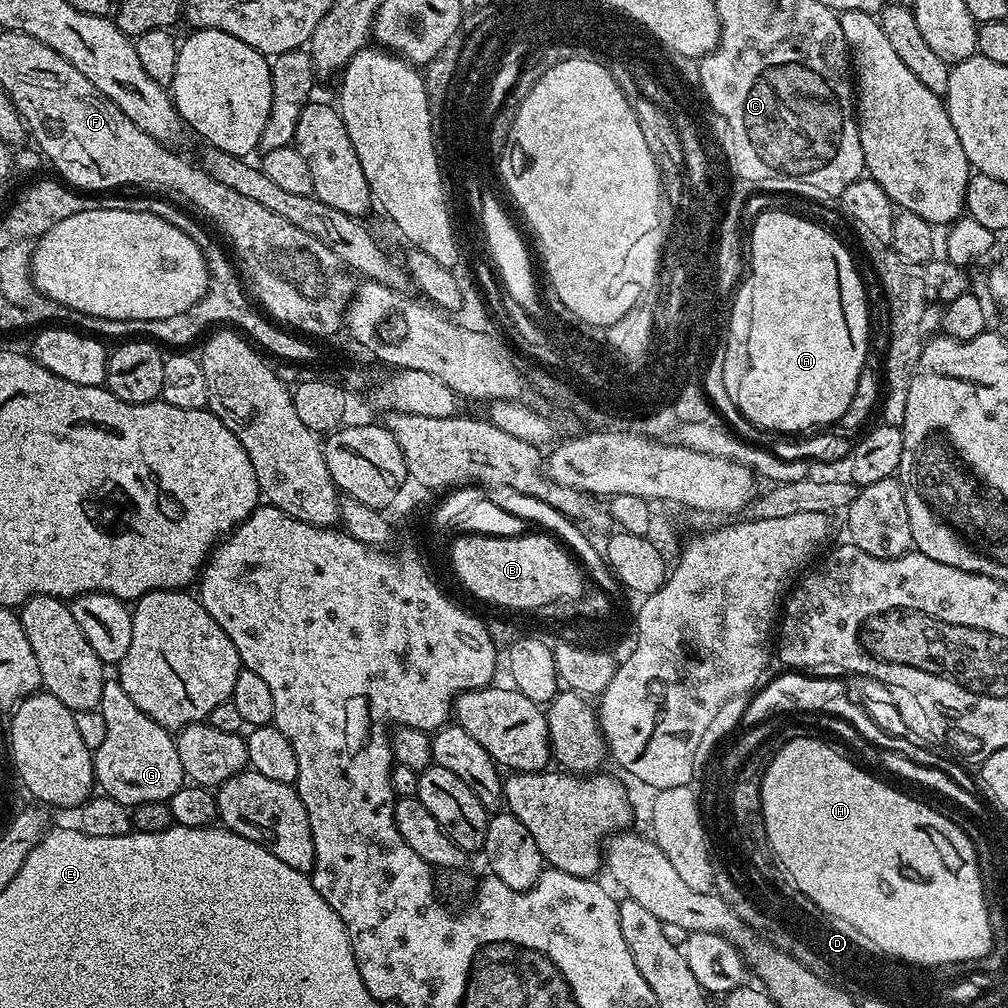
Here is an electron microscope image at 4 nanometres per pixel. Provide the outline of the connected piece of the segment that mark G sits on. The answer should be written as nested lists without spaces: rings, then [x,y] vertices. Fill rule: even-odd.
[[[105,679],[98,710],[102,718],[106,718],[106,738],[102,741],[102,746],[94,750],[96,784],[103,795],[114,798],[125,806],[135,806],[142,802],[169,801],[179,788],[185,787],[186,777],[182,770],[182,762],[178,758],[173,733],[158,726],[158,722],[154,722],[152,718],[142,714],[142,710],[138,710],[138,706],[130,702],[130,694],[122,690],[119,679]]]

